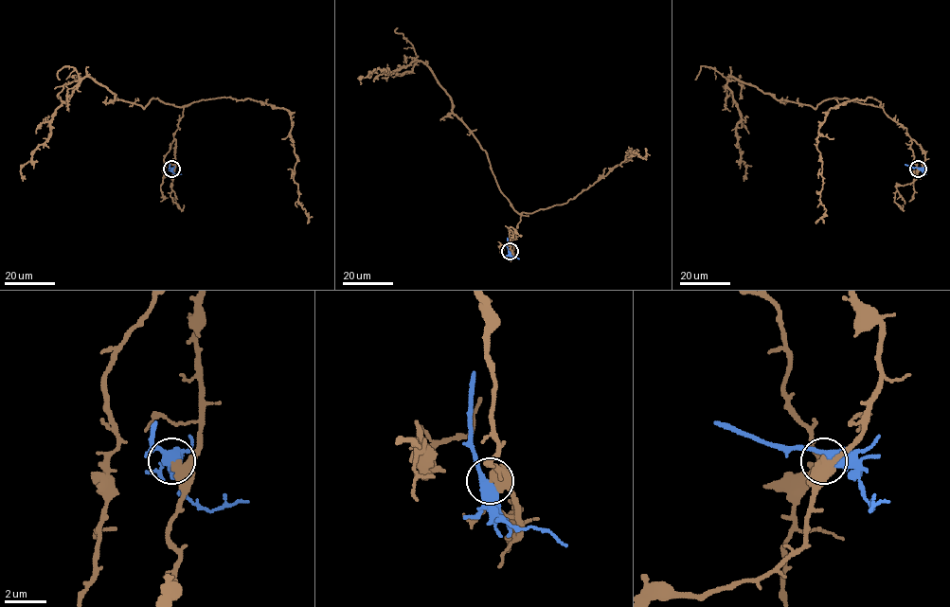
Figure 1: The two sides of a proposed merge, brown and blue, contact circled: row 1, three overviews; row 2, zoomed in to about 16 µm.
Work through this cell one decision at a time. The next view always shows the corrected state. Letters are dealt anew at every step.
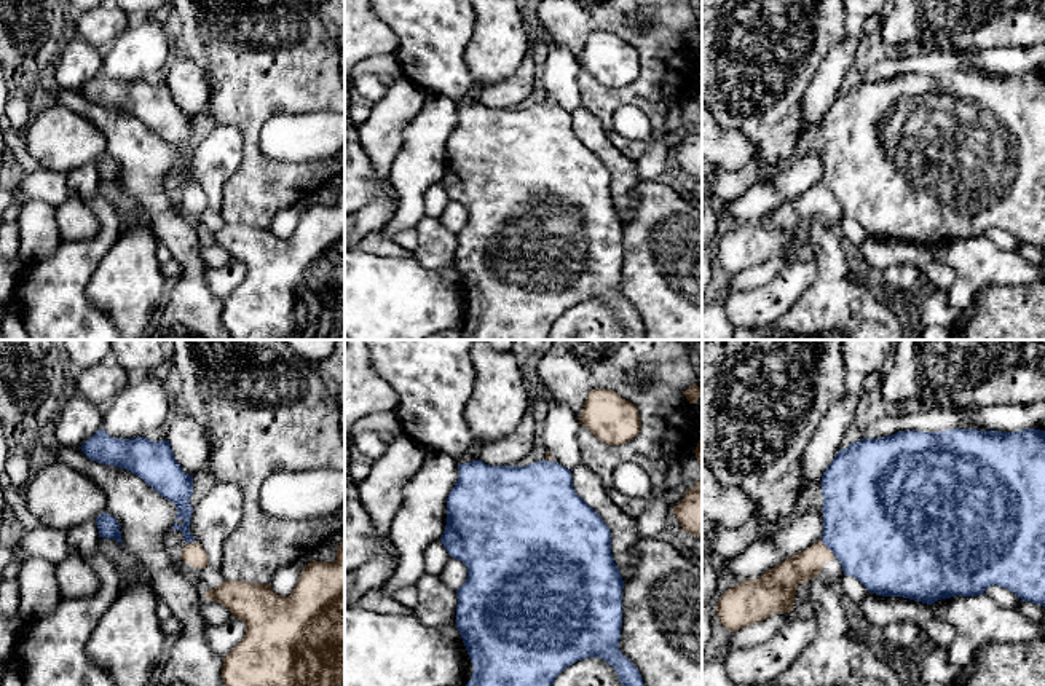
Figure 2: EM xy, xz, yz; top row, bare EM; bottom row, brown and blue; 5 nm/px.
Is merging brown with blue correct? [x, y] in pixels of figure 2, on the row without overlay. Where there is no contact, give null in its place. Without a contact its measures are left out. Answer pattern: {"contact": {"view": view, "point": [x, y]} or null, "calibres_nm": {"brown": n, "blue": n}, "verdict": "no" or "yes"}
{"contact": {"view": "yz", "point": [824, 187]}, "calibres_nm": {"brown": 150, "blue": 460}, "verdict": "no"}

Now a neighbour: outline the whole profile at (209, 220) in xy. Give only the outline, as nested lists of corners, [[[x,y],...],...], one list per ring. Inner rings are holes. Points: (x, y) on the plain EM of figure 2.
[[[206,209],[199,217],[198,217],[198,225],[203,231],[203,235],[207,235],[211,231],[219,230],[220,227],[223,227],[225,220],[220,217],[220,214]]]

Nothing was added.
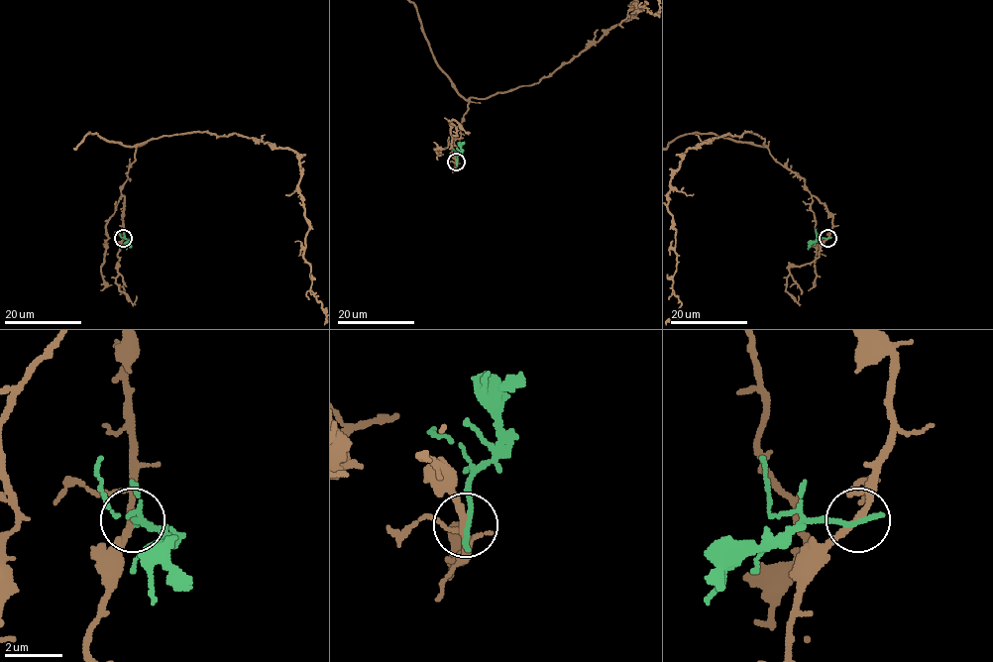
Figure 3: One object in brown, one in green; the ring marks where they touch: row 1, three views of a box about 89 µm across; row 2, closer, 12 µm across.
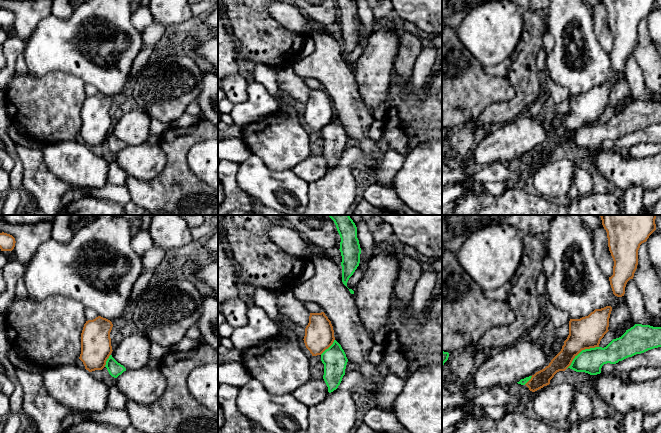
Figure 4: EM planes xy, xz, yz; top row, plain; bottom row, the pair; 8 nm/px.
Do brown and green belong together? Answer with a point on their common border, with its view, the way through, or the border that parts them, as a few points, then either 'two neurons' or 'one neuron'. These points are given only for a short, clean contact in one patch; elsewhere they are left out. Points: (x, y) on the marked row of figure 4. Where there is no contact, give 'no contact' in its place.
meets brown in yz at (581, 350); two neurons

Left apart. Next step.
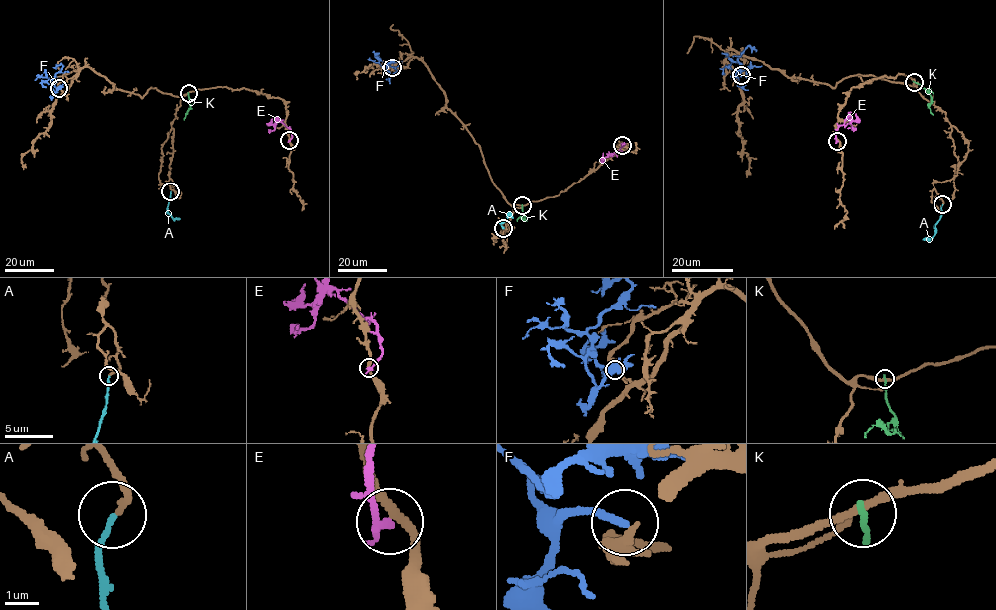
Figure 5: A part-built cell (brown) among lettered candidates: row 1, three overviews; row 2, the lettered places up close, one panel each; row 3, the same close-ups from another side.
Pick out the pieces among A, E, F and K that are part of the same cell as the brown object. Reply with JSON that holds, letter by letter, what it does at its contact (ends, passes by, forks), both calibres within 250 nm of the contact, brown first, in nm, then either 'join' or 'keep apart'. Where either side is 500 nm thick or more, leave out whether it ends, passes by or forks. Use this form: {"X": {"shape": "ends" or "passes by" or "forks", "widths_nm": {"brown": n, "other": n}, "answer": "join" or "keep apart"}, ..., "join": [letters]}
{"A": {"shape": "ends", "widths_nm": {"brown": 200, "other": 170}, "answer": "join"}, "E": {"shape": "ends", "widths_nm": {"brown": 260, "other": 240}, "answer": "keep apart"}, "F": {"shape": "ends", "widths_nm": {"brown": 280, "other": 260}, "answer": "keep apart"}, "K": {"shape": "ends", "widths_nm": {"brown": 220, "other": 170}, "answer": "keep apart"}, "join": ["A"]}

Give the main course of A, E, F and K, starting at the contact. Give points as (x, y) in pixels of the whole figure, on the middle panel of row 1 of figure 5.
A: (503, 228), (500, 223), (508, 216), (513, 218)
E: (621, 145), (625, 144), (606, 157), (603, 152)
F: (392, 67), (385, 66), (389, 64), (396, 70), (386, 79)
K: (522, 205), (524, 218), (519, 217), (517, 221)

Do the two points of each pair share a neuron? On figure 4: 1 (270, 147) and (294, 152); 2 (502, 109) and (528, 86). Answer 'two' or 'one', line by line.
1: one
2: one

